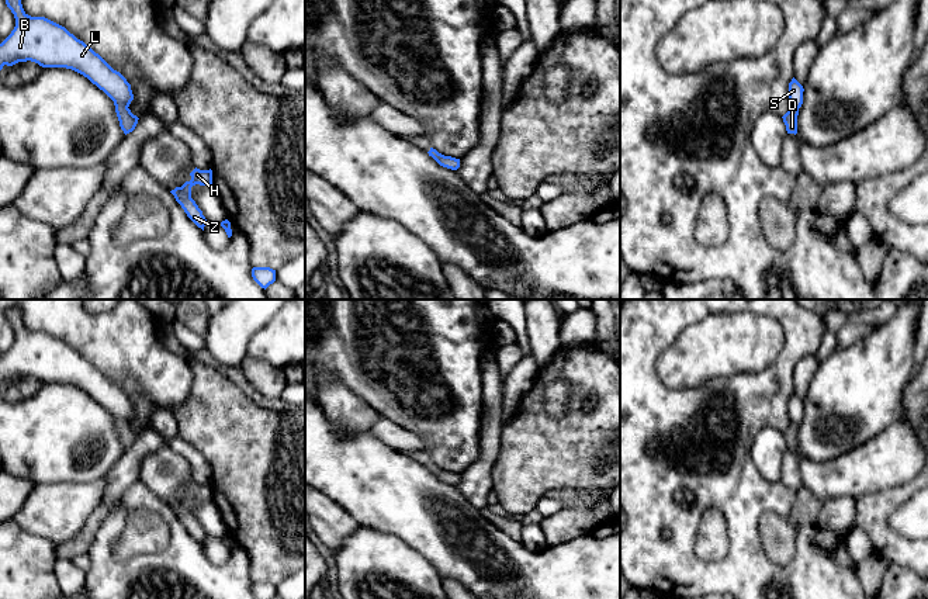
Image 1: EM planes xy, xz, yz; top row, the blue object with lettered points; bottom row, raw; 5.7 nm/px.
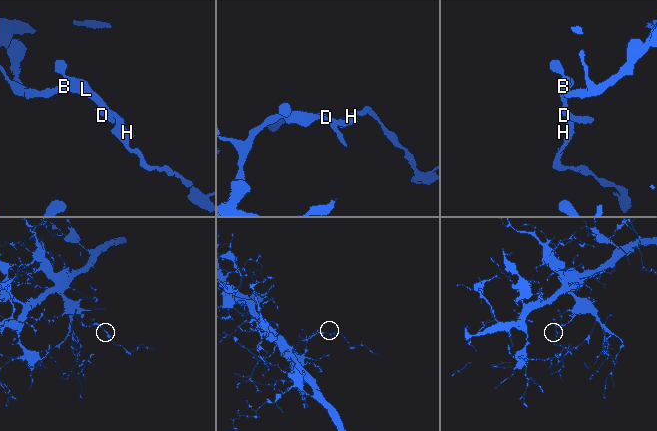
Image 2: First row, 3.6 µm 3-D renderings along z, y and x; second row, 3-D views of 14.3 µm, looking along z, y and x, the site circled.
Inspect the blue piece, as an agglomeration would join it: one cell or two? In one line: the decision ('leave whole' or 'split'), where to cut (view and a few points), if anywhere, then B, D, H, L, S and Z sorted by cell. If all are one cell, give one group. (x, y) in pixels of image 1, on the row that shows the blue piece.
leave whole | no cut | B D H L S Z

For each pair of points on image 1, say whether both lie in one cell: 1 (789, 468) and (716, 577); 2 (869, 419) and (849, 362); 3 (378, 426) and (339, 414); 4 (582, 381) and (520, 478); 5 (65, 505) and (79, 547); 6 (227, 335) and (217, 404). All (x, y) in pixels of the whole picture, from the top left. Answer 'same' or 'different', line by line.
1: different
2: same
3: different
4: same
5: different
6: different

